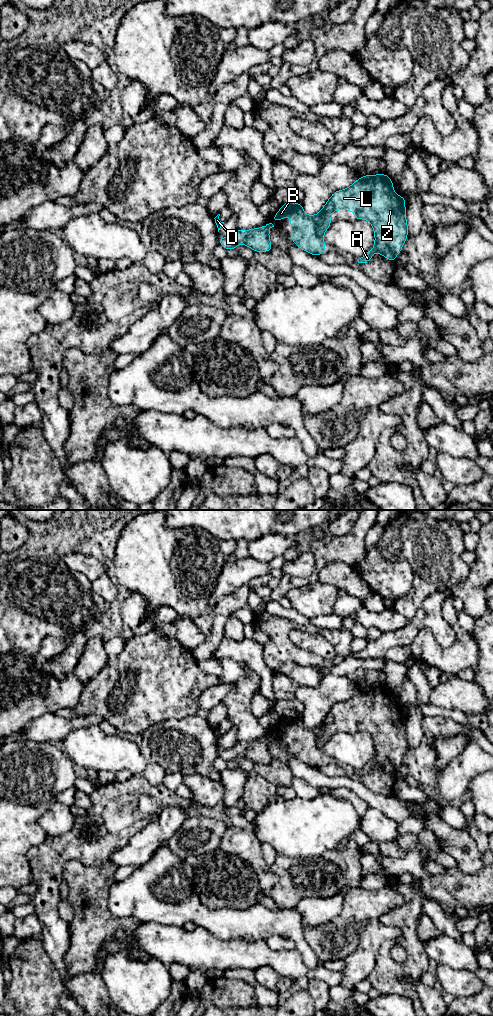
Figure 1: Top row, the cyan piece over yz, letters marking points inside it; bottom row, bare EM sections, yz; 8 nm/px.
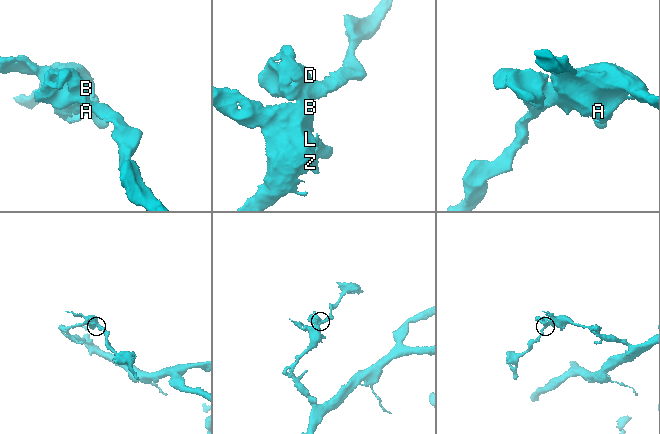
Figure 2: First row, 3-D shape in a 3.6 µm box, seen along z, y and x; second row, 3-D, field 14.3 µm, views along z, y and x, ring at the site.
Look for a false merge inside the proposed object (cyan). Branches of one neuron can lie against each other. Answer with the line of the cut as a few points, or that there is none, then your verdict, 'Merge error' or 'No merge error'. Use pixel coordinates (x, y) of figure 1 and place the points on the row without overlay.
No split. No merge error

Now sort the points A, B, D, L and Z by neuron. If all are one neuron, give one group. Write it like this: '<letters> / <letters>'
A B D L Z

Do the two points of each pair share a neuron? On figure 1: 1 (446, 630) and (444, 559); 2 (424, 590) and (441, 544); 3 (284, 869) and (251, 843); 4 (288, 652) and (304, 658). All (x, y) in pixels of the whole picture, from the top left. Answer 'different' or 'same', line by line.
1: different
2: same
3: different
4: same

